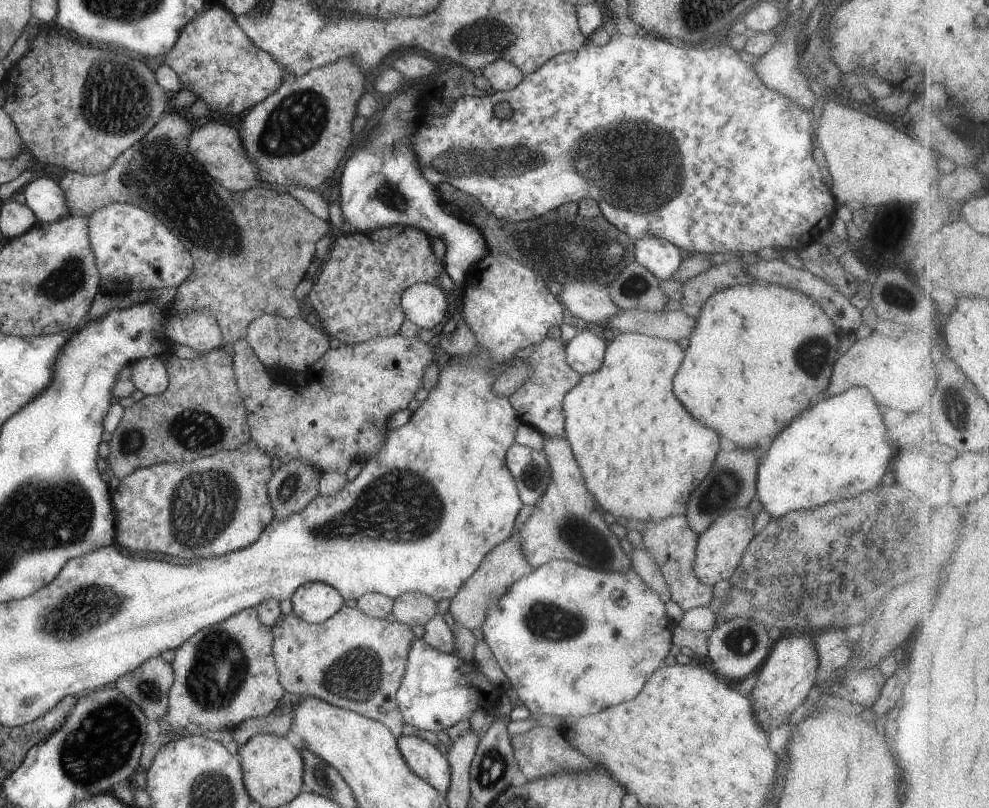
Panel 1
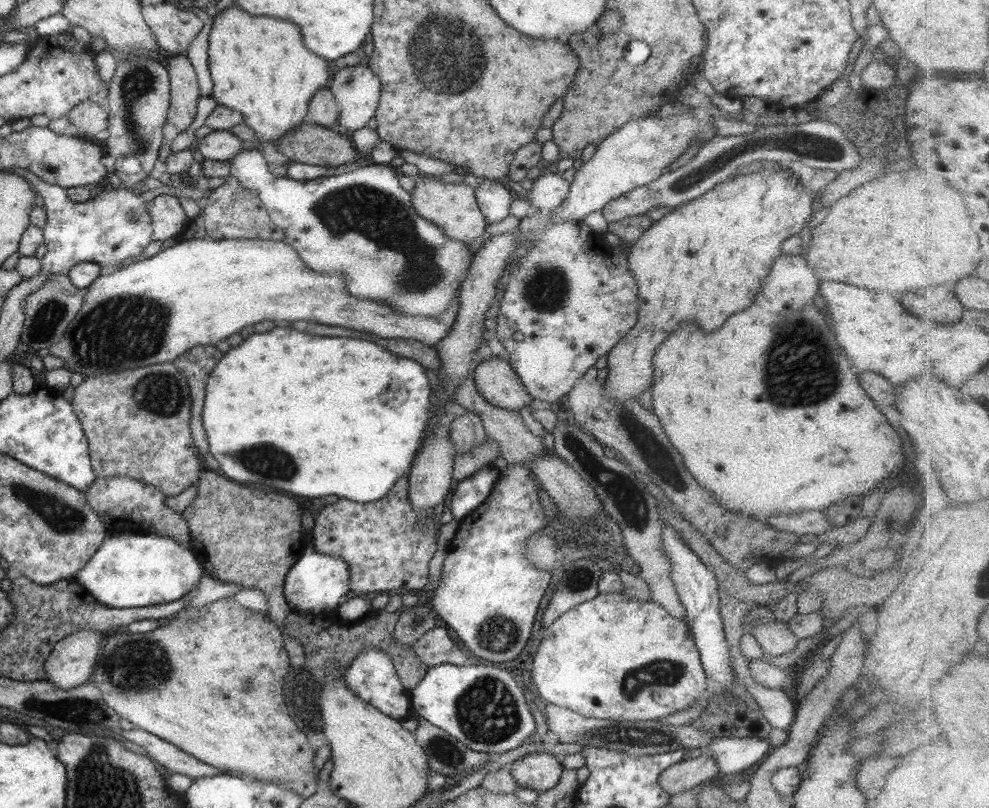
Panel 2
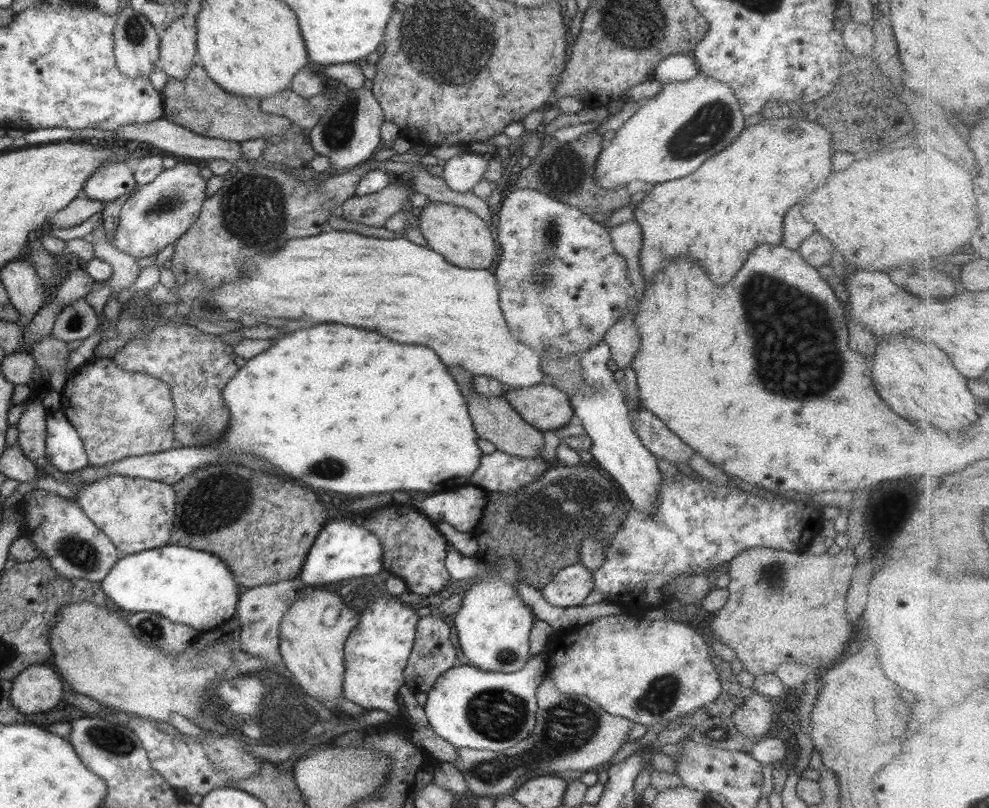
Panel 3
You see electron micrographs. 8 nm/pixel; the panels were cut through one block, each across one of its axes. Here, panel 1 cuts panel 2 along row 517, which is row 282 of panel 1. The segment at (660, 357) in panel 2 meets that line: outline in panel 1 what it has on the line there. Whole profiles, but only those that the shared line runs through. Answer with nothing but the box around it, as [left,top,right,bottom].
[672,280,841,450]

